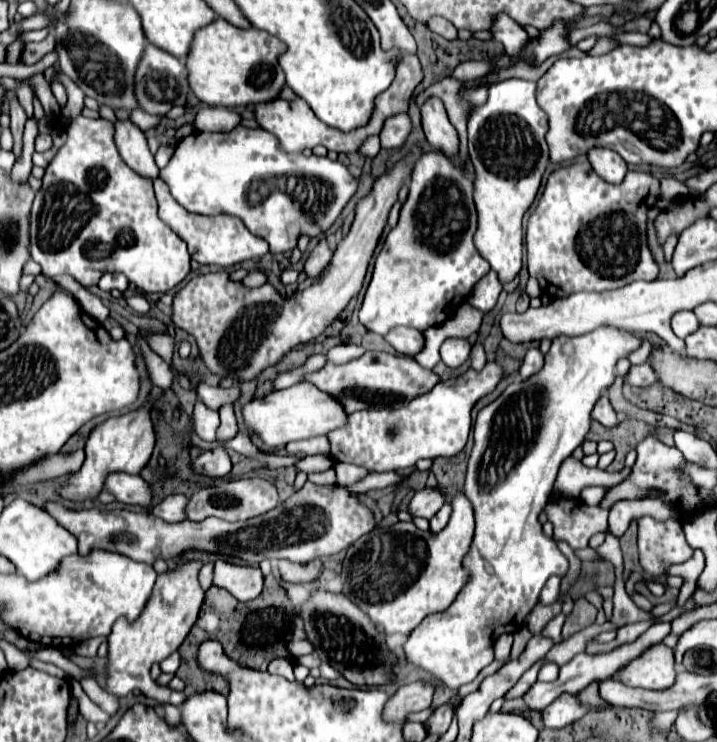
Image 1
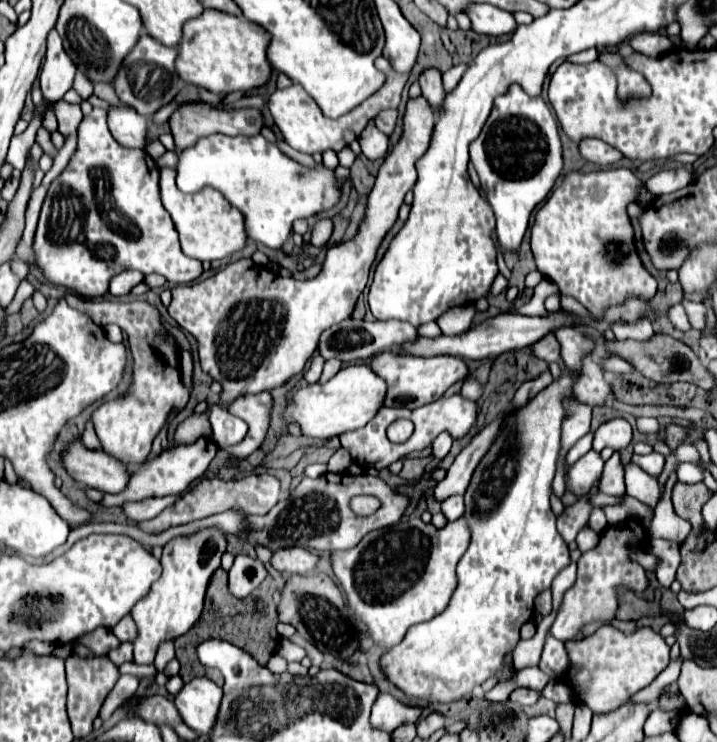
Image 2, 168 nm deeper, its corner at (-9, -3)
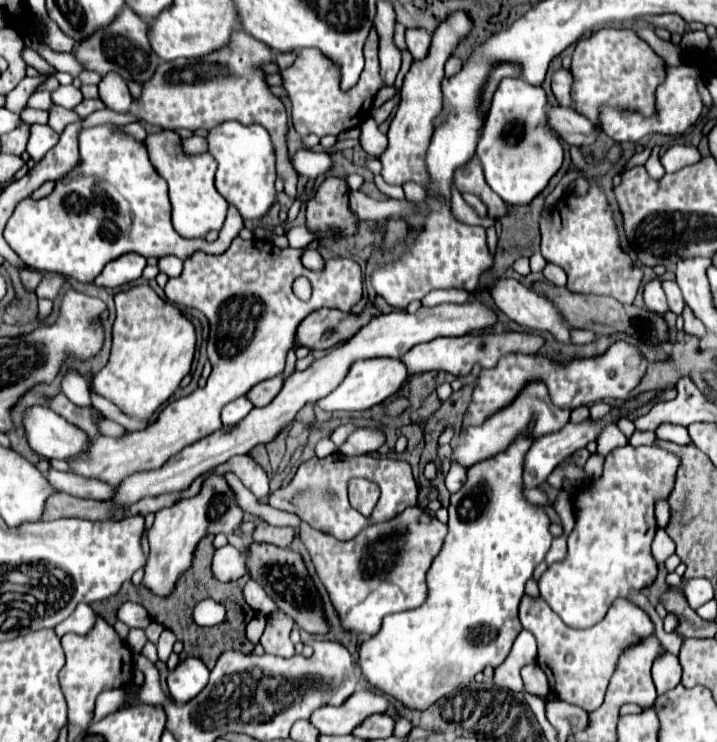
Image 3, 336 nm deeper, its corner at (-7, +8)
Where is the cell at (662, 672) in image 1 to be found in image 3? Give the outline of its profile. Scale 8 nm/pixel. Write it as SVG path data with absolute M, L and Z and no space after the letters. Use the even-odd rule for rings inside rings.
M523 596L521 600L519 620L523 628L537 638L537 664L547 674L551 692L563 702L575 704L585 712L593 712L603 704L609 680L617 670L617 660L621 658L621 652L633 648L643 638L655 632L651 618L641 608L623 598L611 604L609 612L601 622L585 630L569 628L567 624L563 624L563 620L557 618L557 614L545 604L545 600L533 600L529 596Z

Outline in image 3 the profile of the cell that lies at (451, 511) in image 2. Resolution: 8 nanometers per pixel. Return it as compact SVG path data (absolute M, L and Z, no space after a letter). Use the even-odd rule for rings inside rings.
M453 464L451 466L449 474L445 476L445 486L447 486L447 490L451 494L455 494L461 488L461 484L465 482L465 474L467 474L467 470L463 466L459 466L459 464Z

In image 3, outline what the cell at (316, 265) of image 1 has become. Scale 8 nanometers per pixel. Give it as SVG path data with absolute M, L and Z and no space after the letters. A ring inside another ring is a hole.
M327 178L307 202L307 228L311 232L337 228L339 234L353 234L357 232L357 224L357 218L349 210L347 184L339 178Z

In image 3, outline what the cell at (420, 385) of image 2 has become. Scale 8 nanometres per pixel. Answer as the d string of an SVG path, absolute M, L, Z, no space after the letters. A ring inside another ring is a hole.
M503 332L503 334L469 334L461 338L435 338L425 344L413 346L405 356L401 356L401 362L407 364L407 382L415 374L423 372L449 372L453 376L467 376L471 368L479 362L483 368L495 368L499 358L505 354L535 354L543 346L543 338L527 334L527 332Z

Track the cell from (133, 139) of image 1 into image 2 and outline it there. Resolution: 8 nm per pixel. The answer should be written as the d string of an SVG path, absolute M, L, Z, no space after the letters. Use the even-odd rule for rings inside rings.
M119 105L109 107L107 111L107 123L111 135L123 145L123 147L139 147L145 149L147 145L147 119L139 115L133 107Z

